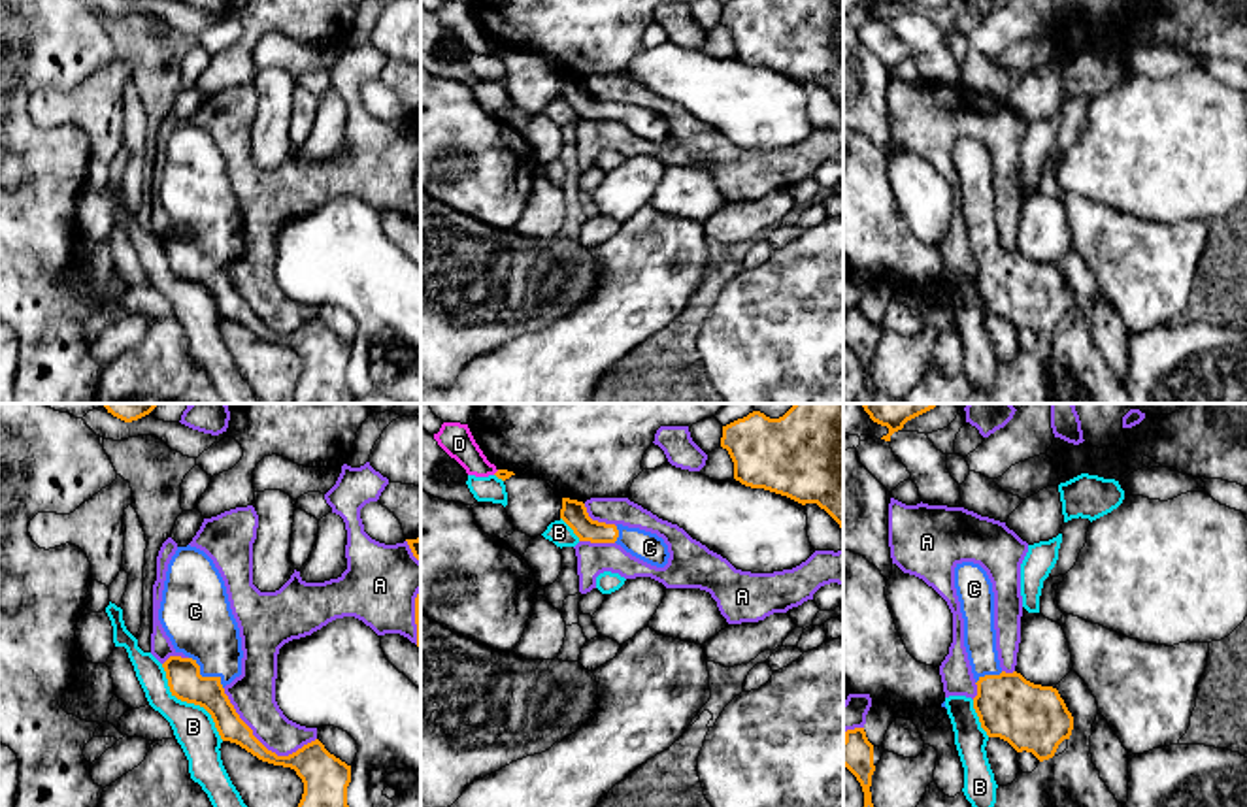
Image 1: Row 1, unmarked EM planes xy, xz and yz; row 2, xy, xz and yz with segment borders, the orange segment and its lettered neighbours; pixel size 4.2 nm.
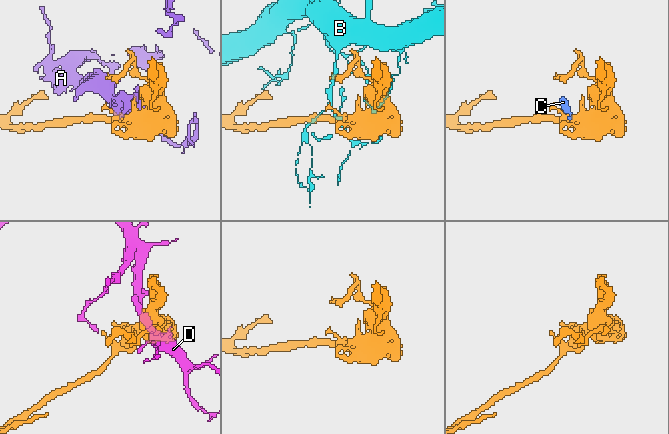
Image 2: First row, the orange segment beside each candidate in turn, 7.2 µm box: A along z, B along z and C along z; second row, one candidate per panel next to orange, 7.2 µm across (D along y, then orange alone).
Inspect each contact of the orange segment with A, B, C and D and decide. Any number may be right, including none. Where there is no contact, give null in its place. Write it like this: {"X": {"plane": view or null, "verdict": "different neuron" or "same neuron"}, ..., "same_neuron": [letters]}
{"A": {"plane": "xy", "verdict": "different neuron"}, "B": {"plane": "xy", "verdict": "different neuron"}, "C": {"plane": "xy", "verdict": "same neuron"}, "D": {"plane": "xz", "verdict": "different neuron"}, "same_neuron": ["C"]}

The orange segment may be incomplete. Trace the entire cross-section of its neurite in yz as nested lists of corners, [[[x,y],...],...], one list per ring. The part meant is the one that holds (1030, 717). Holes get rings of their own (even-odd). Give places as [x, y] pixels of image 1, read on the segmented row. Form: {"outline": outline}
{"outline": [[[973,562],[955,568],[955,588],[964,618],[964,647],[977,684],[973,709],[989,737],[1007,741],[1039,762],[1070,739],[1073,716],[1058,690],[1000,667],[994,630],[994,592],[987,571]]]}

